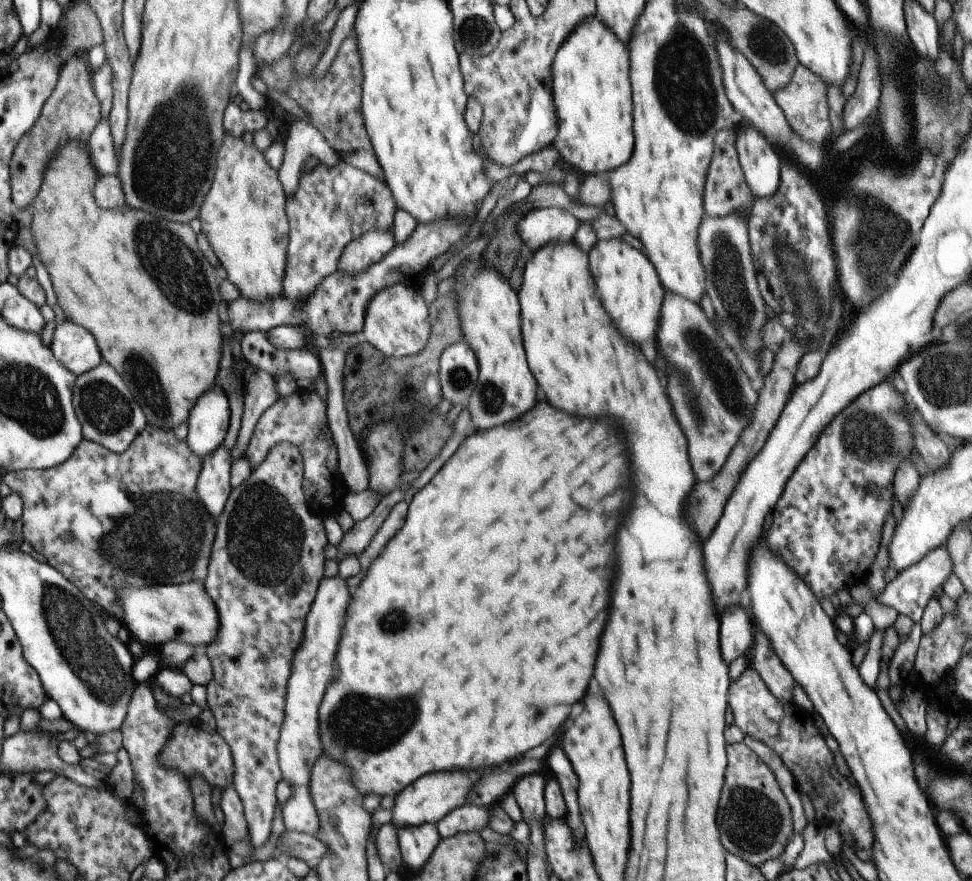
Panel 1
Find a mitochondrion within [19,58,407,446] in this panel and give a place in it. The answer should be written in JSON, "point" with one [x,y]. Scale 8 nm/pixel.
{"point":[172,162]}

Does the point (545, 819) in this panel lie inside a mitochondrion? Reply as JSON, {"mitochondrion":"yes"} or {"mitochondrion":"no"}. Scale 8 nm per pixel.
{"mitochondrion":"no"}

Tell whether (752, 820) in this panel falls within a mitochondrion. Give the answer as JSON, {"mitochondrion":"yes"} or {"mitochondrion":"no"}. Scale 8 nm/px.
{"mitochondrion":"yes"}

